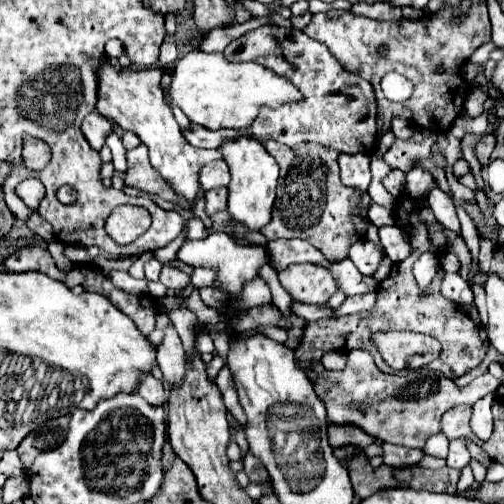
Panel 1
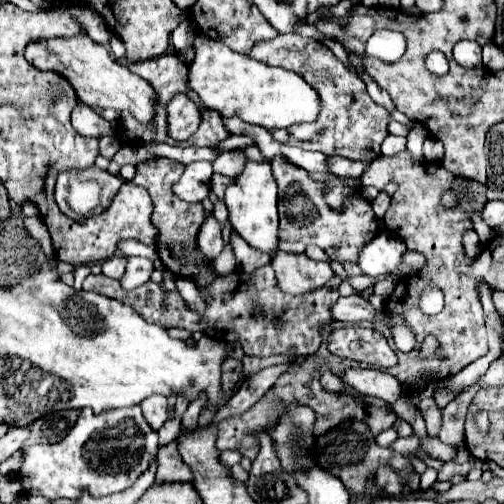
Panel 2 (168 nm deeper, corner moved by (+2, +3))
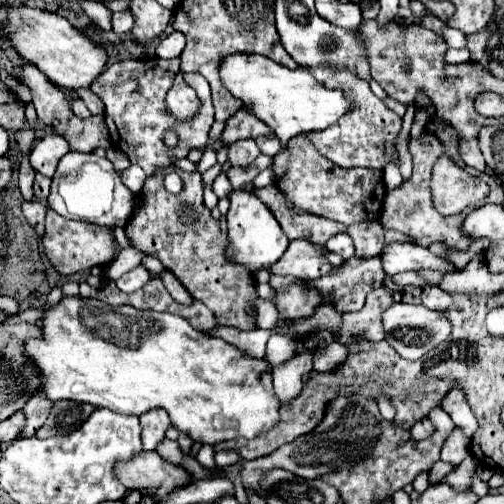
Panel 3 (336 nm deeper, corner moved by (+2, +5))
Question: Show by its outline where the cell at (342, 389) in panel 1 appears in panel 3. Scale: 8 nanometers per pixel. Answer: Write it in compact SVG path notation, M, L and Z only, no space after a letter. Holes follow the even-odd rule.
M455 428L449 434L449 438L445 440L445 444L443 444L441 460L457 466L457 464L463 462L463 458L467 458L467 454L471 454L471 448L469 446L471 446L469 438L461 432L461 428Z

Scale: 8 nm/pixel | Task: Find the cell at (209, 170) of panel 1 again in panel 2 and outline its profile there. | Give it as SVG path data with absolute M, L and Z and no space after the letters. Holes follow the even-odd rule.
M223 152L213 160L213 172L233 178L243 170L243 164L245 156L241 152Z

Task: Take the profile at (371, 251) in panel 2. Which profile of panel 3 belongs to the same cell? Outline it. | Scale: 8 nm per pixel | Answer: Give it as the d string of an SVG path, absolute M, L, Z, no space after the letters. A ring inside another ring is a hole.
M399 242L389 244L381 252L381 258L383 258L383 268L387 276L407 272L407 270L421 270L421 268L439 270L439 272L455 270L453 262L447 260L445 256L437 256L427 248L415 246L415 244L399 244Z

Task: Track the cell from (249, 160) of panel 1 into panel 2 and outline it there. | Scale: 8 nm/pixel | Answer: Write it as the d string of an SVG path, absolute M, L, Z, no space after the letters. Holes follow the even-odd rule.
M247 160L245 168L239 176L235 176L233 184L225 190L225 204L229 210L229 222L239 232L239 236L249 242L253 248L261 252L275 252L277 246L277 182L273 178L273 170L269 160L253 162Z

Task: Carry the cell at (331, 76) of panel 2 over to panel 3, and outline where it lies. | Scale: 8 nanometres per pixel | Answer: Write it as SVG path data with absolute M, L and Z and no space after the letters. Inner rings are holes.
M311 70L311 74L315 74L315 78L319 78L319 82L323 82L325 86L343 90L347 94L347 98L351 98L351 102L355 102L355 110L351 110L351 114L347 114L347 118L343 118L343 122L337 122L335 126L331 126L327 130L307 134L315 142L317 150L325 158L333 160L335 164L339 164L343 168L365 166L365 168L383 170L389 160L397 164L399 154L395 148L395 138L401 132L401 116L391 112L371 92L367 82L355 78L355 74L347 74L347 70Z

